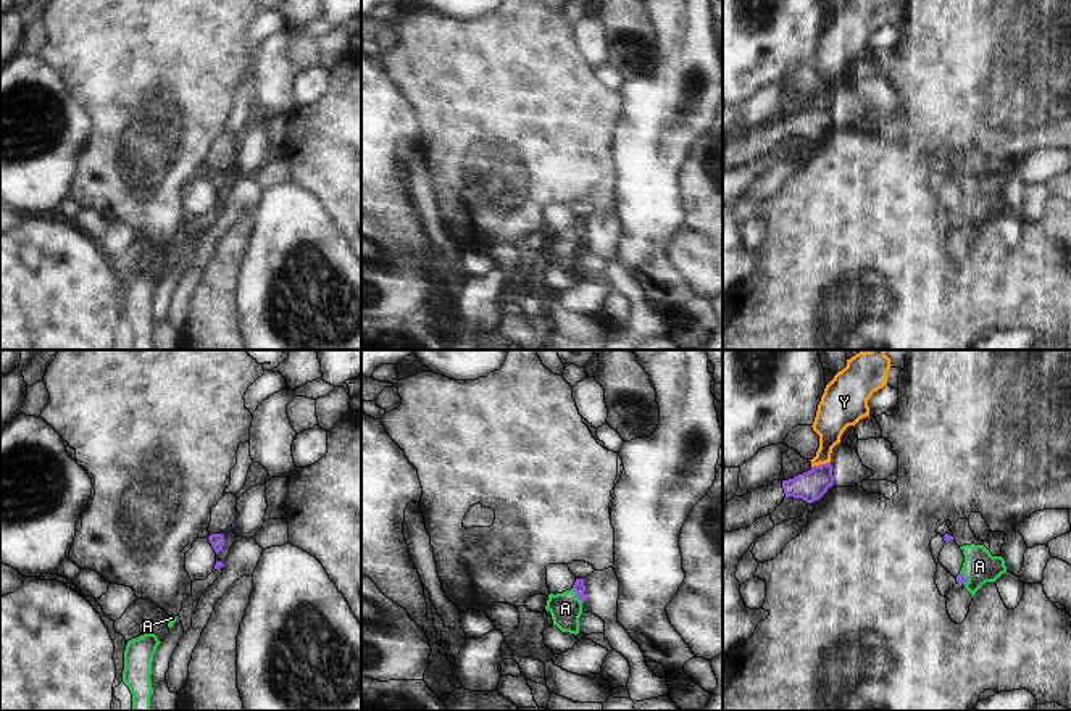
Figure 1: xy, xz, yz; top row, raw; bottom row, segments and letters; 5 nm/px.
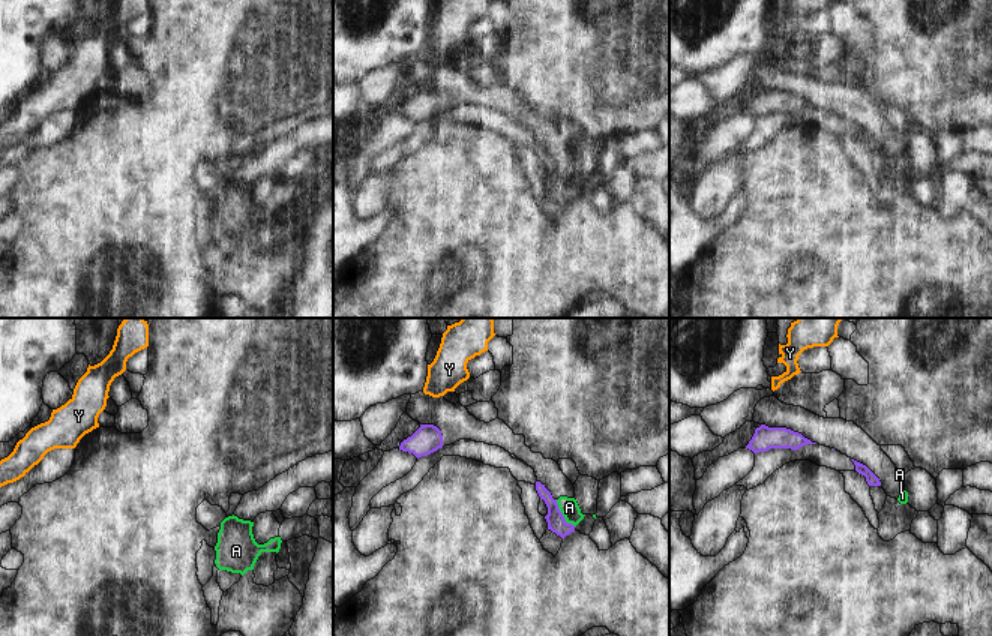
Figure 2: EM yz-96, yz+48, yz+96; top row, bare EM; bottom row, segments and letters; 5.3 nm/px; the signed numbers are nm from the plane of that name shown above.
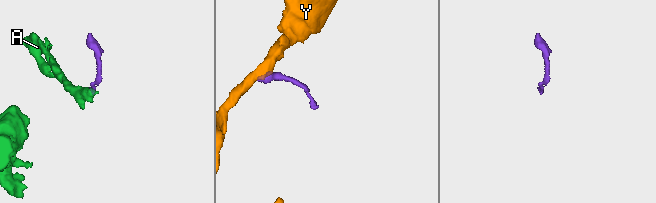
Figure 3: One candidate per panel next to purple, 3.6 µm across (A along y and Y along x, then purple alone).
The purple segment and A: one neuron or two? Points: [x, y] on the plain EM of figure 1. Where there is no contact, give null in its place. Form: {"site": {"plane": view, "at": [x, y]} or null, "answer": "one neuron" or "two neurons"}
{"site": {"plane": "xz", "at": [576, 232]}, "answer": "two neurons"}

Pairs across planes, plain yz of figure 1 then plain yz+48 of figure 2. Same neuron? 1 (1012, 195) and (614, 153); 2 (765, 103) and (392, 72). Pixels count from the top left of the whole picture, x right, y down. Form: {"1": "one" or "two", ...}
{"1": "one", "2": "one"}

